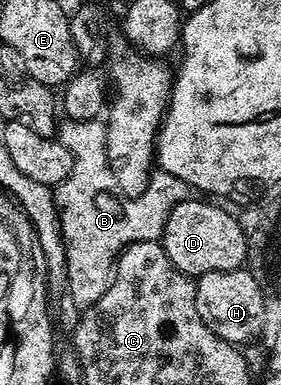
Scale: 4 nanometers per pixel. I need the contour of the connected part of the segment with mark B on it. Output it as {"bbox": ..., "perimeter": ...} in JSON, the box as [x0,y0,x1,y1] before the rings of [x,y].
{"bbox":[55,119,191,307],"perimeter":[[[65,119],[58,124],[55,134],[73,156],[71,175],[56,186],[55,194],[66,249],[67,297],[80,307],[103,299],[107,287],[113,282],[117,258],[122,251],[136,241],[160,241],[167,215],[191,197],[189,185],[183,183],[183,179],[160,171],[150,176],[144,195],[132,199],[124,196],[117,188],[115,175],[111,175],[106,128],[106,122],[101,119]]]}

